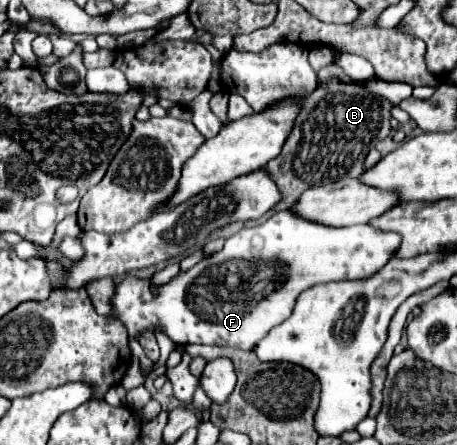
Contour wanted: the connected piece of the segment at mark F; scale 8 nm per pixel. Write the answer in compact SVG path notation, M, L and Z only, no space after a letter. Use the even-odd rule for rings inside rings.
M276 212L264 224L254 228L242 228L230 236L222 250L212 252L206 260L190 268L188 272L176 274L170 282L162 284L152 292L152 280L124 276L114 288L112 316L120 320L132 338L140 338L144 332L162 330L174 344L212 344L232 346L240 350L252 350L270 328L284 322L294 308L298 294L316 284L328 284L336 280L362 280L378 272L390 254L400 244L400 236L394 232L380 232L368 224L350 228L326 228L320 224L306 222L292 212ZM252 260L258 260L258 276Z

